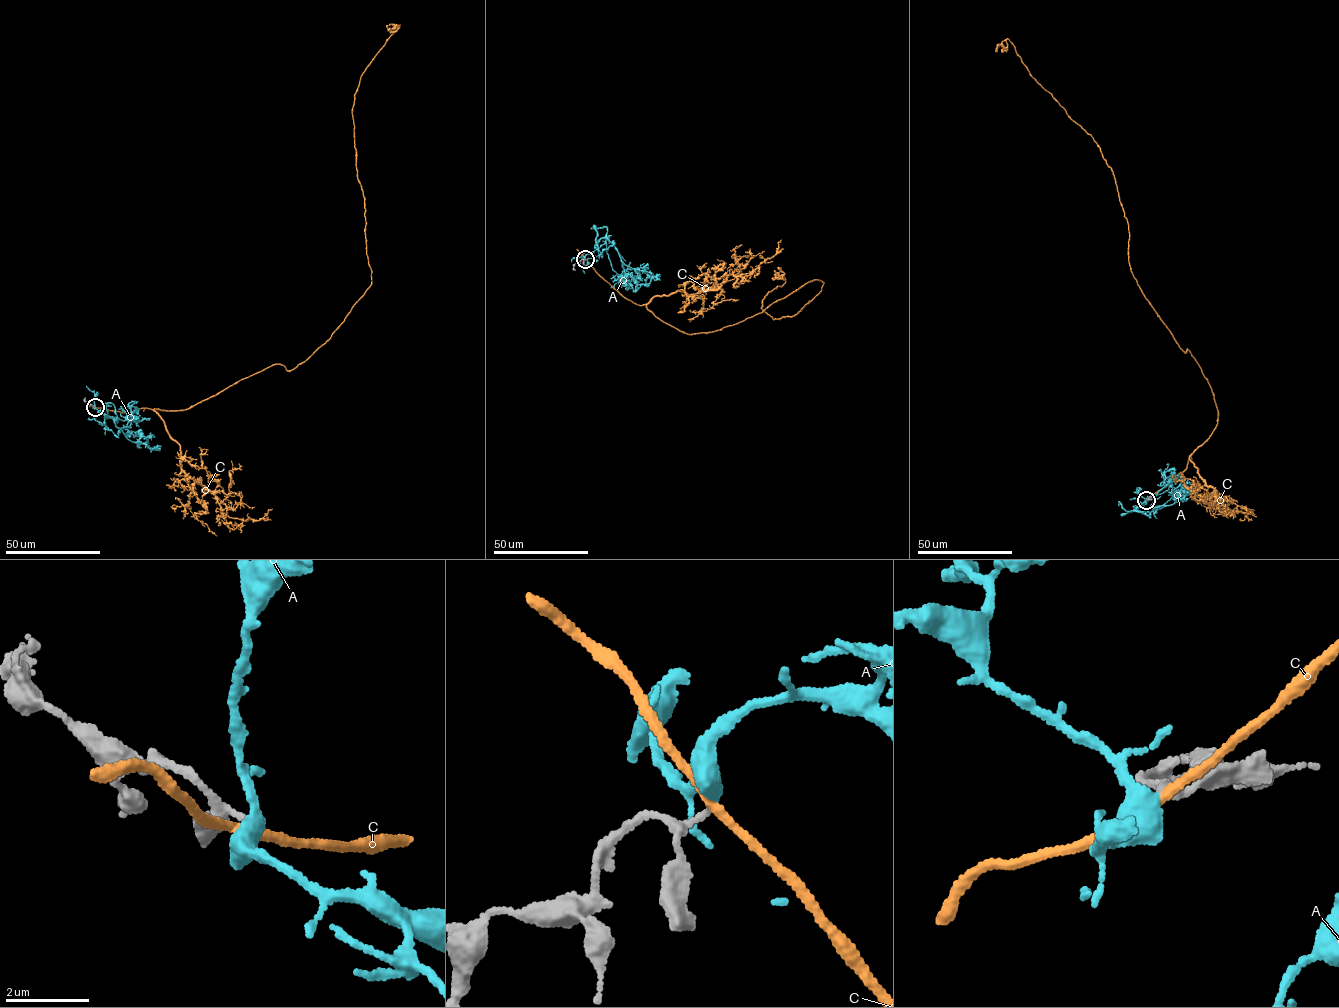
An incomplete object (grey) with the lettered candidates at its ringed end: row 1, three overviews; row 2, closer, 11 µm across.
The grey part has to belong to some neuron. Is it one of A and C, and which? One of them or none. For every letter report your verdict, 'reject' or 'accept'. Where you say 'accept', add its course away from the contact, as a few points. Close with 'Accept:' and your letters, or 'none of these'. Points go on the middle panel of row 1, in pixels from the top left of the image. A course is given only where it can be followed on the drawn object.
A: accept; course (585, 258), (608, 239), (626, 265), (652, 274), (647, 285)
C: reject
Accept: A

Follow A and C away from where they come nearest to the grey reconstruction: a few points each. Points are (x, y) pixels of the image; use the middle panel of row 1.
A: (585, 258), (608, 239), (626, 265), (652, 274), (647, 285)
C: (585, 258), (689, 334), (823, 283), (797, 314), (774, 319), (762, 300), (785, 281), (772, 278)

